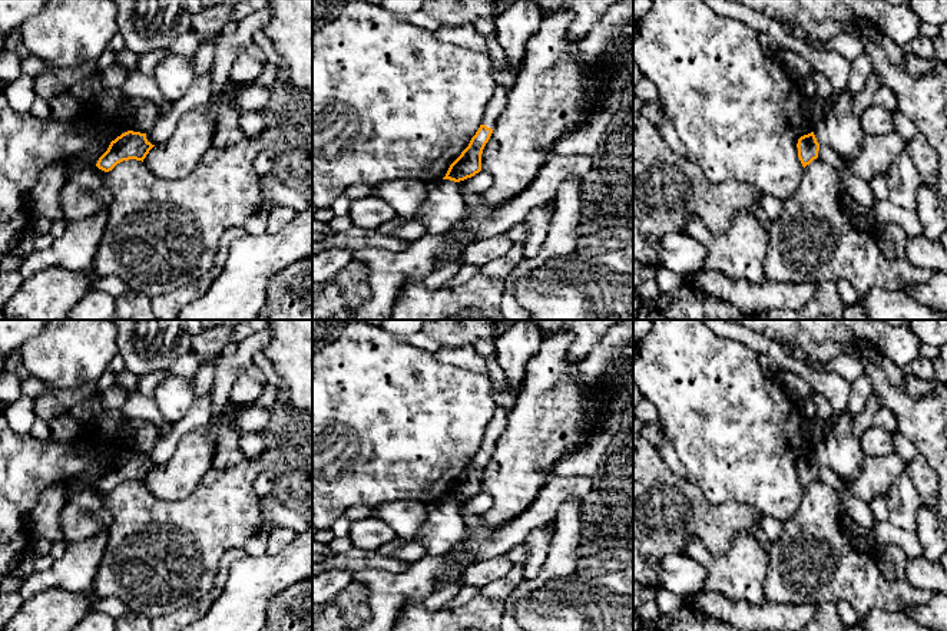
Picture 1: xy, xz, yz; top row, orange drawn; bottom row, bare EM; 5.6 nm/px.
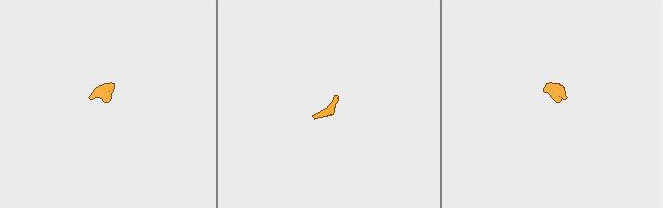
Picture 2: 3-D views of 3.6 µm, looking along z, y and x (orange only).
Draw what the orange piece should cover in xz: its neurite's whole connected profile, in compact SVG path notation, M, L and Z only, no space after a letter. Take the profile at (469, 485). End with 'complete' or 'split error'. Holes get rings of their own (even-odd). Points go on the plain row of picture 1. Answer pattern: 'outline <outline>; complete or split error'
outline M496 404L494 414L484 430L483 445L480 446L476 456L471 459L468 468L450 486L443 500L460 503L474 498L481 492L483 470L489 463L496 442L503 433L506 424L507 424L507 412L501 406Z; split error

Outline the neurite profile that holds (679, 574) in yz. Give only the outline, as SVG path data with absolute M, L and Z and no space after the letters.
M685 552L666 555L660 562L660 587L685 599L703 591L705 581L706 571Z

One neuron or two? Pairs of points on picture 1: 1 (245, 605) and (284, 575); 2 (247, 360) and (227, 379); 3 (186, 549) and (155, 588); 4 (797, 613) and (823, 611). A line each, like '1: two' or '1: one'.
1: one
2: one
3: one
4: two

